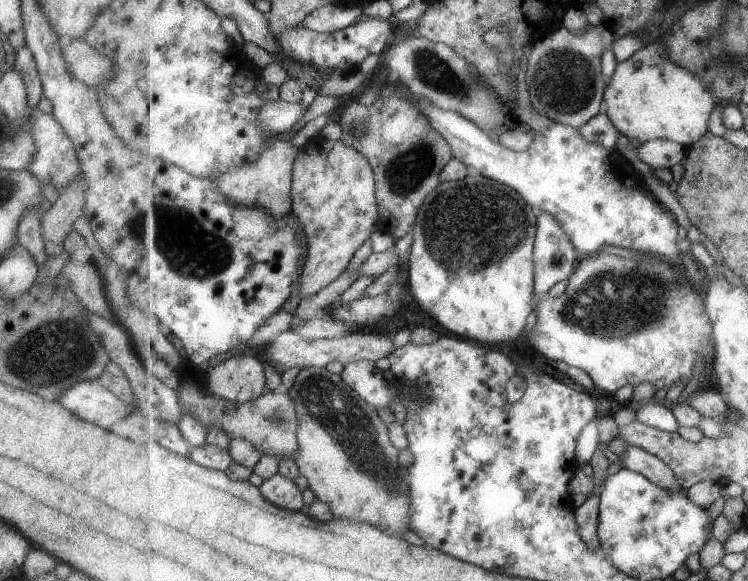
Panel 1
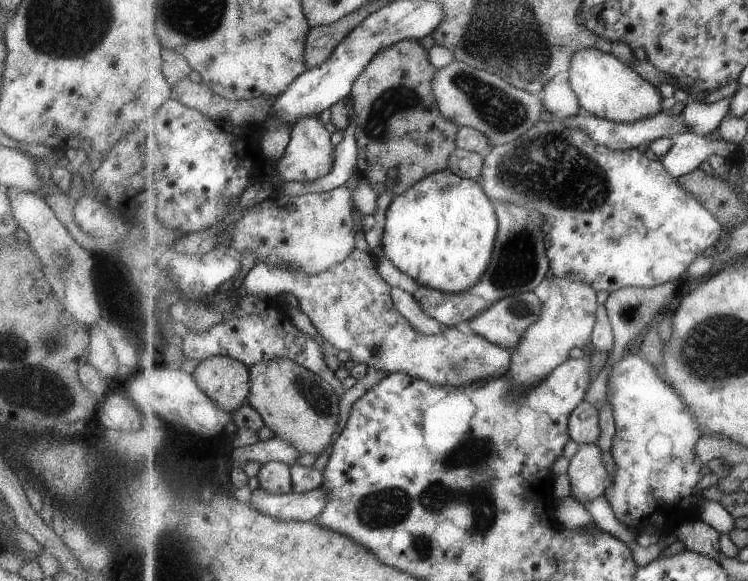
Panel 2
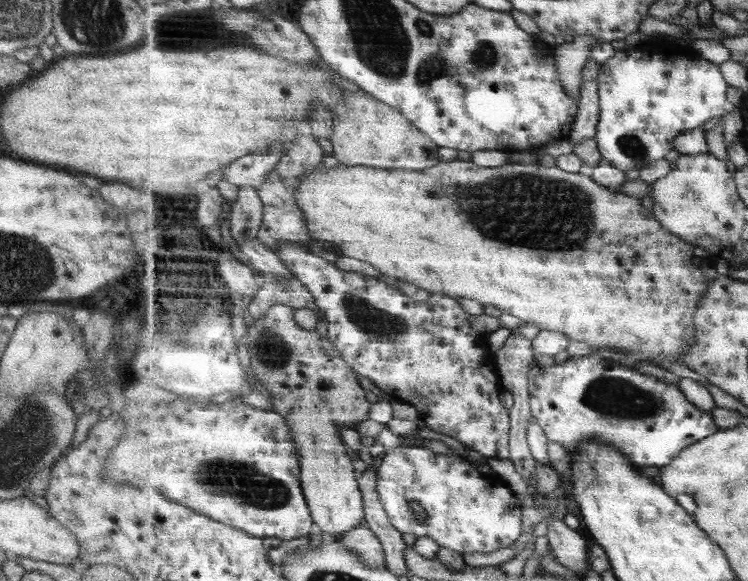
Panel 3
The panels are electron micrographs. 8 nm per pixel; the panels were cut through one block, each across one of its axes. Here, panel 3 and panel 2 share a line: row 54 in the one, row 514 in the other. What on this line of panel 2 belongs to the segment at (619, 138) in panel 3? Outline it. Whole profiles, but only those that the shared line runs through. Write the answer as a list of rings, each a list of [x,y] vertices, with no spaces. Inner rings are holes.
[[[628,354],[608,373],[608,398],[613,404],[617,426],[612,456],[619,470],[604,495],[609,498],[617,519],[633,530],[643,530],[649,526],[649,516],[660,515],[661,506],[675,520],[691,512],[699,518],[699,510],[707,502],[697,489],[705,472],[705,466],[695,454],[695,446],[702,436],[693,412],[679,392],[663,380],[655,365]]]

